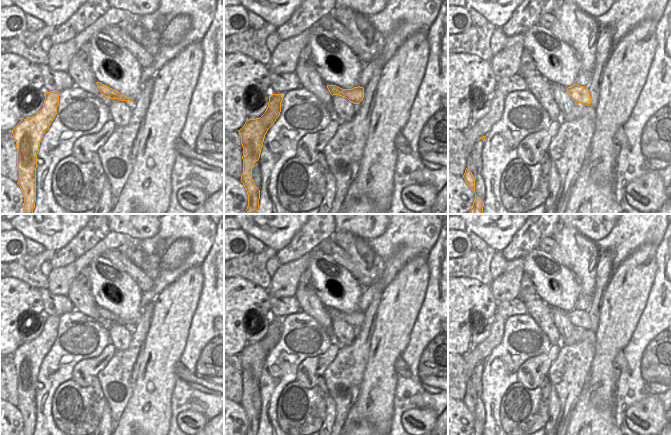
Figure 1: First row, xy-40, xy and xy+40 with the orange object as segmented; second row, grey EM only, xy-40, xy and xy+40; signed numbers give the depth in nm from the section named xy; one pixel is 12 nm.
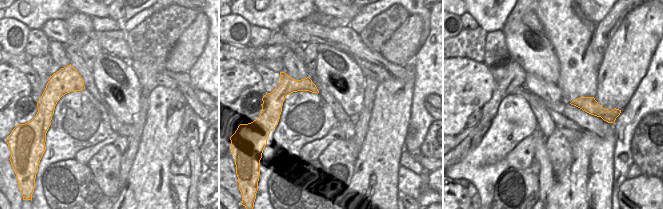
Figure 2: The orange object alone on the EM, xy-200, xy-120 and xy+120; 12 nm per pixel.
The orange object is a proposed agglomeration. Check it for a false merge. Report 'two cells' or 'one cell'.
one cell

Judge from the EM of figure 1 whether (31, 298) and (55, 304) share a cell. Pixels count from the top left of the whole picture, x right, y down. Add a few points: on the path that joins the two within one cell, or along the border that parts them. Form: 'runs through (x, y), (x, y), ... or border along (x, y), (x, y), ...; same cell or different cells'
border along (38, 289), (45, 316); different cells

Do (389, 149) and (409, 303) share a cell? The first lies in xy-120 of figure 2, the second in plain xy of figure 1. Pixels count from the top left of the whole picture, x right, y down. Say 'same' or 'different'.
same

